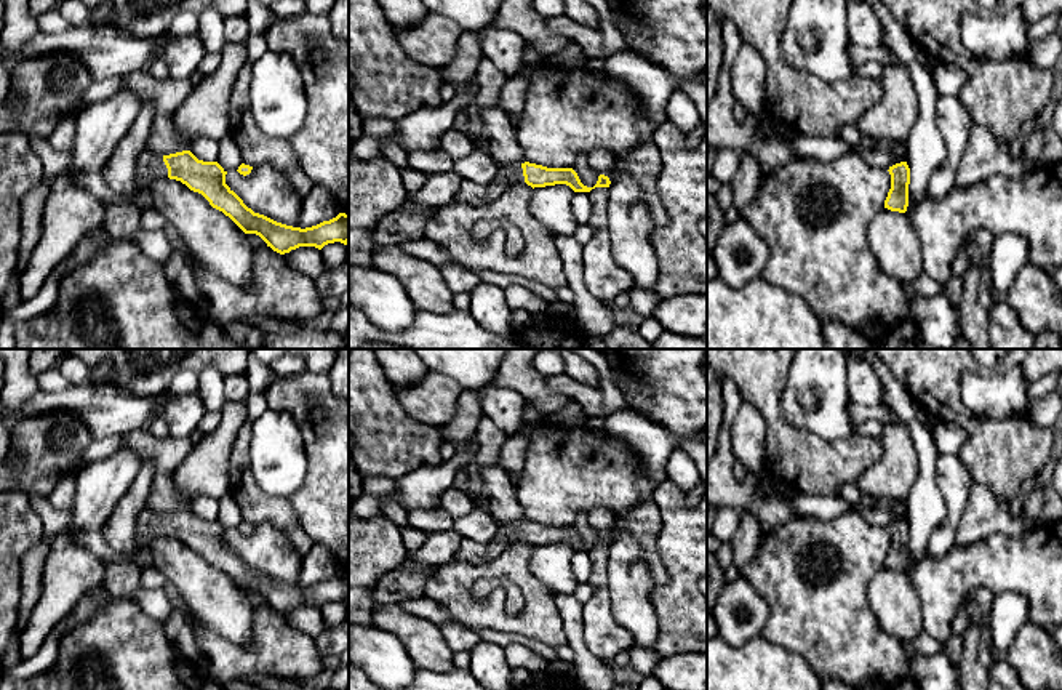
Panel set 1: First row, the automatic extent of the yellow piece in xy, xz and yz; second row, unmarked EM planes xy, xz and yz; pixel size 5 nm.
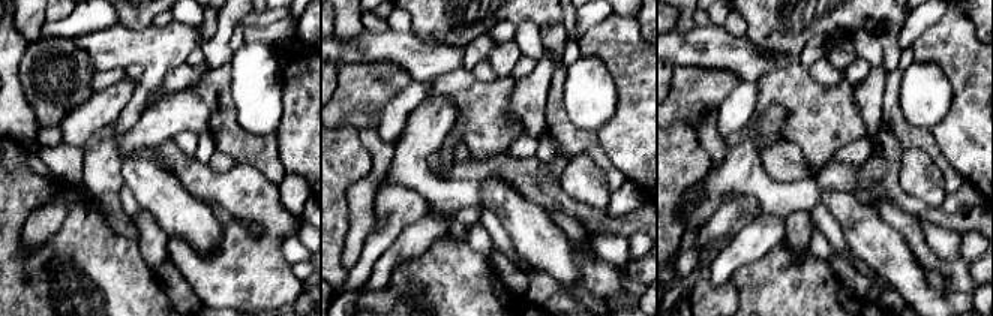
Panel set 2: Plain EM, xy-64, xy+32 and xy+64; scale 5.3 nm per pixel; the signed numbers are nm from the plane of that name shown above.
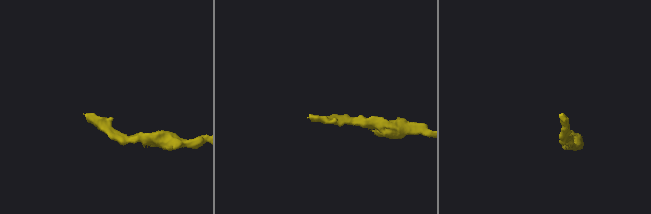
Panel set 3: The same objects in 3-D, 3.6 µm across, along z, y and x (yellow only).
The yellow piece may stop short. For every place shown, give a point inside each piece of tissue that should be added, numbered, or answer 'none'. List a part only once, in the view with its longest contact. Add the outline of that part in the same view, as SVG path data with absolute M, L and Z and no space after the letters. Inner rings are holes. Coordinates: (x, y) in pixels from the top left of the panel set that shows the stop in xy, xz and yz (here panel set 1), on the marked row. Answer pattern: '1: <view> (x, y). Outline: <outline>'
1: xy (151, 167). Outline: M147 147L138 157L136 186L146 187L155 179L166 179L168 168L162 155L155 155Z

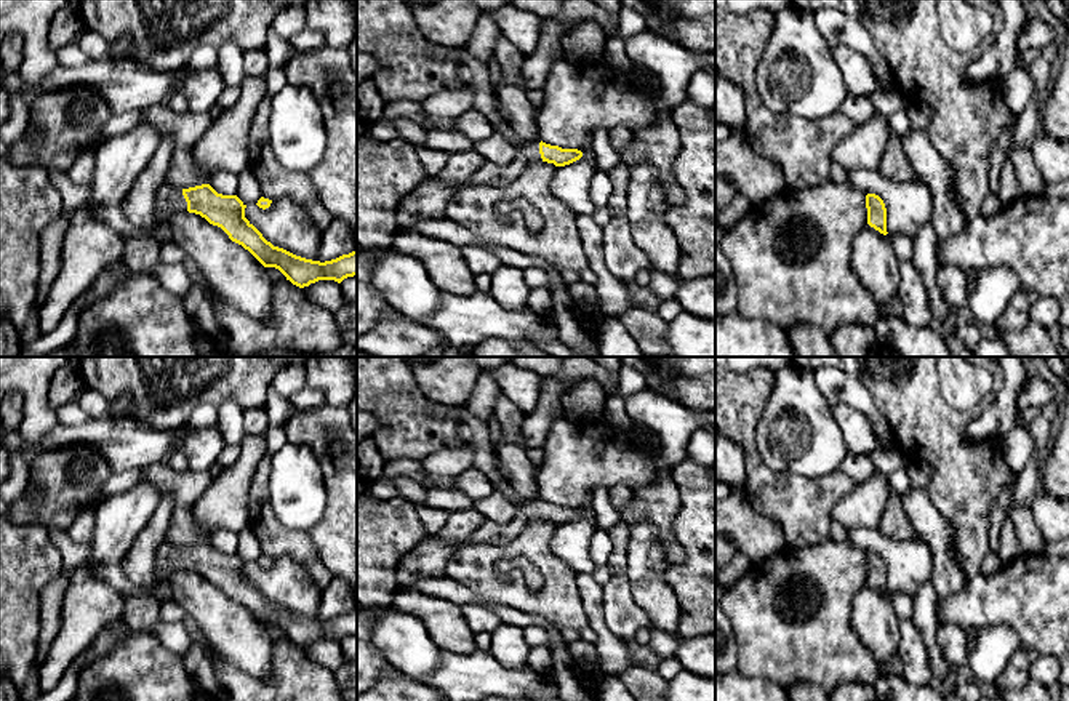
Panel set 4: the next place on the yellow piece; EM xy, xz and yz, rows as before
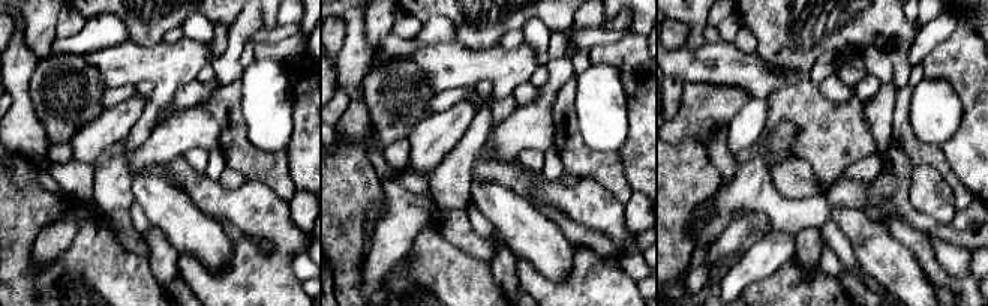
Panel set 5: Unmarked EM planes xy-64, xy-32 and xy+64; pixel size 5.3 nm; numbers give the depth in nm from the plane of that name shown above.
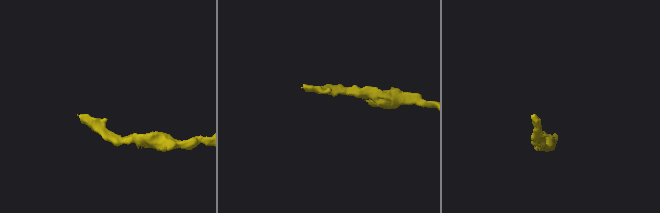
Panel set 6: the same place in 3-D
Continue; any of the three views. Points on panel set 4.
1: xy (170, 200). Outline: M166 181L157 190L155 219L165 221L174 213L186 213L187 202L181 189L174 189Z

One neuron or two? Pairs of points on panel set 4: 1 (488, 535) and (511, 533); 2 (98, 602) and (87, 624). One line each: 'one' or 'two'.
1: one
2: one

